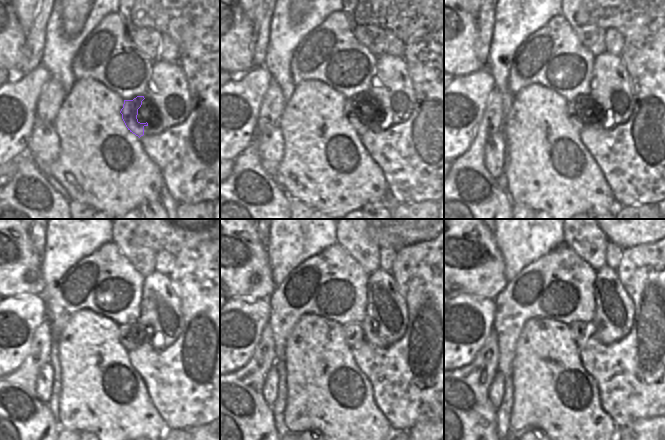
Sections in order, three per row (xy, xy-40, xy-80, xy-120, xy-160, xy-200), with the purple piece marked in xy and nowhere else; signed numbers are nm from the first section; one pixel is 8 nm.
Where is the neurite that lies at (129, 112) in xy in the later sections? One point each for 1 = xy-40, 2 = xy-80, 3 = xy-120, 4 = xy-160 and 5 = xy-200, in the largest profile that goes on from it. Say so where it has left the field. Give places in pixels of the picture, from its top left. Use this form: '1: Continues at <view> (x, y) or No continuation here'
1: Continues at xy-40 (353, 108)
2: Continues at xy-80 (576, 109)
3: Continues at xy-120 (129, 332)
4: Continues at xy-160 (353, 332)
5: Continues at xy-200 (578, 329)

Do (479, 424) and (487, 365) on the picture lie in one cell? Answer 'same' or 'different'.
same

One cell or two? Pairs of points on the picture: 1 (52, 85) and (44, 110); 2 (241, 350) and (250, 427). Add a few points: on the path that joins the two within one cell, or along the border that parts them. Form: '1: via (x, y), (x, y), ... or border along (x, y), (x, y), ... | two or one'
1: via (52, 91), (48, 104) | one
2: border along (256, 346), (250, 359), (242, 367), (230, 374) | two

